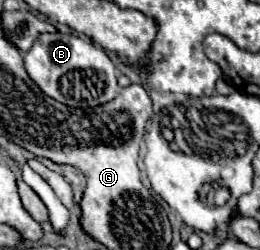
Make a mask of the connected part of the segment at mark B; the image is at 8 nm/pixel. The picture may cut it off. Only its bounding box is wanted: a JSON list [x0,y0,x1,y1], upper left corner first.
[24,34,120,108]

